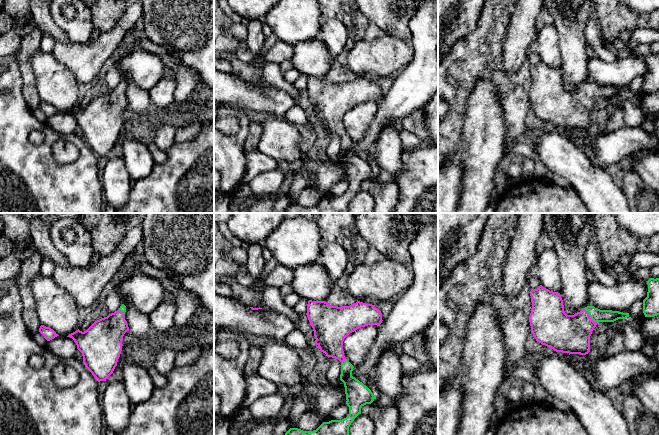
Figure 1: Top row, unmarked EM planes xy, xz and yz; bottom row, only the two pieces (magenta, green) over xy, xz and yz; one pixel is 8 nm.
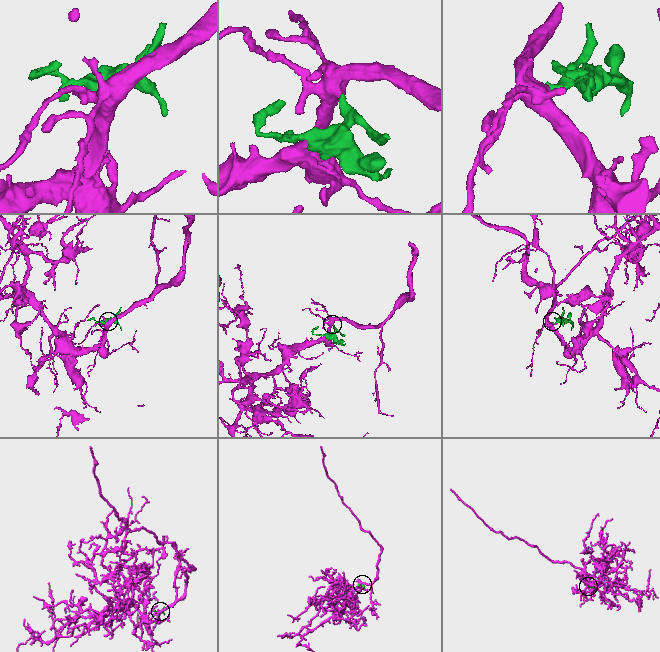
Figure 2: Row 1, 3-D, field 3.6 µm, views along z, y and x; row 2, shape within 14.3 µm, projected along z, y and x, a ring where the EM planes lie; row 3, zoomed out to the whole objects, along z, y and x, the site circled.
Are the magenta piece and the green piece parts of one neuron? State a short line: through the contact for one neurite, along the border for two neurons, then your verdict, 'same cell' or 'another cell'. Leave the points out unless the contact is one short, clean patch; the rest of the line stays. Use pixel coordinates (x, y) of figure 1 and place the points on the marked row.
yz (564, 333), (574, 331), (589, 316), (597, 315) | same cell

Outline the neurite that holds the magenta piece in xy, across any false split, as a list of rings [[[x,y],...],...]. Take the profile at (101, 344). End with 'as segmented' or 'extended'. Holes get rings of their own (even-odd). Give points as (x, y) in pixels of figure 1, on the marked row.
[[[126,306],[95,321],[86,331],[69,334],[82,353],[85,367],[98,382],[106,381],[117,366],[124,334],[129,331],[125,320]]] | extended

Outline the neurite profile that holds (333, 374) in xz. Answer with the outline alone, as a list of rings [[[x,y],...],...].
[[[329,357],[331,366],[327,370],[327,379],[329,383],[336,384],[341,375],[341,362],[338,359]]]

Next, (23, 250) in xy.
[[[28,239],[23,242],[14,242],[13,252],[19,257],[20,260],[25,260],[33,253],[38,252],[38,250],[34,246],[32,240]]]

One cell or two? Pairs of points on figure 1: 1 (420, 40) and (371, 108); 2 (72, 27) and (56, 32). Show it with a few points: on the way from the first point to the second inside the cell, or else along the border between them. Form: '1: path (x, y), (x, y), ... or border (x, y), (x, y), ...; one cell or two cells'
1: border (379, 102), (377, 112), (369, 124); two cells
2: border (49, 10), (52, 20), (66, 34), (70, 41); two cells

